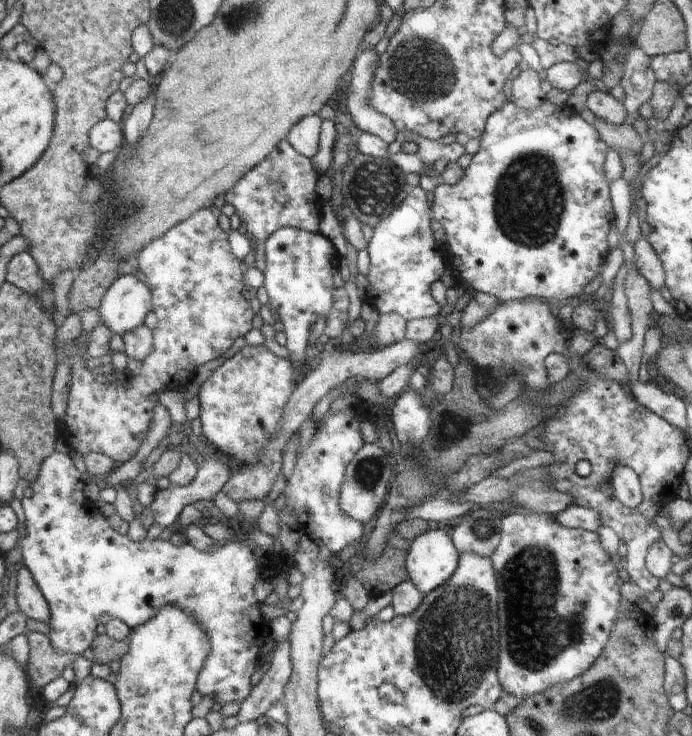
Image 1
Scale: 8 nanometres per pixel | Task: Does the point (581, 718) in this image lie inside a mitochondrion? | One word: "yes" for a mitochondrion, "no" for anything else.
yes

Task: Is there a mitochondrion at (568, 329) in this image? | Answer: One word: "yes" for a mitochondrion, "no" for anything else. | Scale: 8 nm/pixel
no

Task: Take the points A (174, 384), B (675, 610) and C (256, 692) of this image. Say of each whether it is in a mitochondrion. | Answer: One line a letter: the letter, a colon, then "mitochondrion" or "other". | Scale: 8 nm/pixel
A: other
B: mitochondrion
C: other

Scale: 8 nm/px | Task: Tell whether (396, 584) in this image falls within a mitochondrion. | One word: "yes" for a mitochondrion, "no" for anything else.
no

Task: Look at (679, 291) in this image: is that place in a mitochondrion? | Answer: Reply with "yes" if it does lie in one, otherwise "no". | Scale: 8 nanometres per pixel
no

